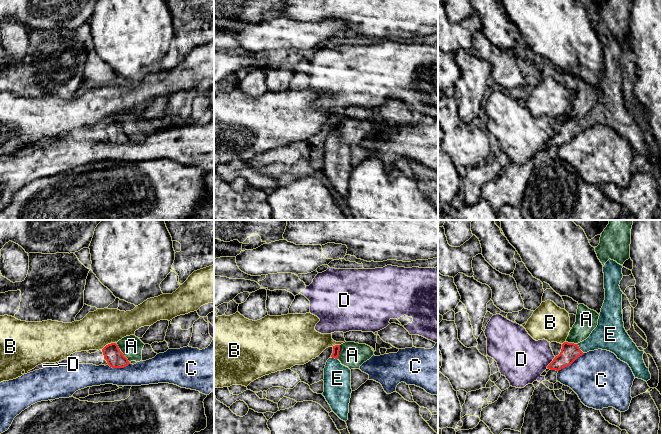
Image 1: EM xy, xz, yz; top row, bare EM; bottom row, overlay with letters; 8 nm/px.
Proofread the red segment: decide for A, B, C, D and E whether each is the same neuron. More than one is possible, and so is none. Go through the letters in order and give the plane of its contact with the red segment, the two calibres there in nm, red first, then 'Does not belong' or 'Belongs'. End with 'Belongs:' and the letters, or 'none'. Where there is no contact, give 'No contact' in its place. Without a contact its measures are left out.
A: Touches red in xz. Thickness 60 nm (red) against 200 nm. Does not belong
B: Touches red in xy. Thickness 150 nm (red) against 300 nm. Does not belong
C: Touches red in yz. Thickness 150 nm (red) against 440 nm. Does not belong
D: Touches red in yz. Thickness 150 nm (red) against 380 nm. Does not belong
E: Touches red in yz. Thickness 150 nm (red) against 220 nm. Belongs
Belongs: E

